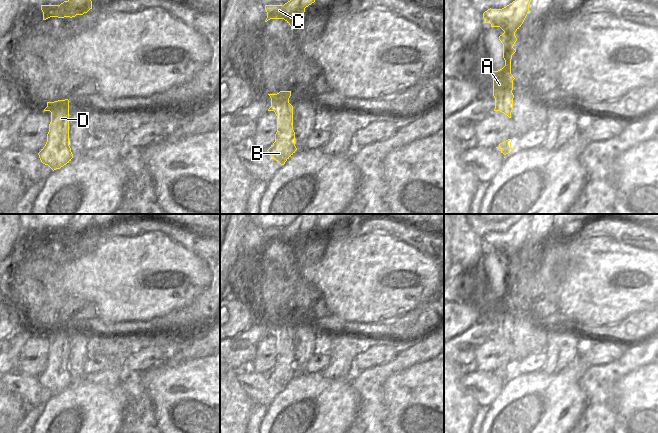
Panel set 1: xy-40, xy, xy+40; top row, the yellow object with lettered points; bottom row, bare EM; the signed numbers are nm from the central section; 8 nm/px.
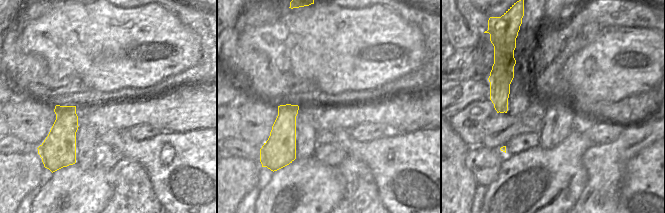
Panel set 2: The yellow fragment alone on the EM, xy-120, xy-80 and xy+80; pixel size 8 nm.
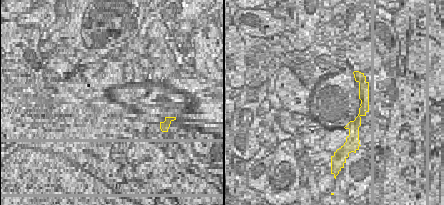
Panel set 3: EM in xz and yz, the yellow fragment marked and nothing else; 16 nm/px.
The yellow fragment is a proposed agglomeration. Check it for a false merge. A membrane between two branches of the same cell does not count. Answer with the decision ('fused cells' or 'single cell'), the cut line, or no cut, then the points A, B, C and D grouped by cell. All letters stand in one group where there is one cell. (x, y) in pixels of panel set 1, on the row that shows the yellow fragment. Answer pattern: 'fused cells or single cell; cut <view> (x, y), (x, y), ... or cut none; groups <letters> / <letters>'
single cell; cut none; groups A B C D

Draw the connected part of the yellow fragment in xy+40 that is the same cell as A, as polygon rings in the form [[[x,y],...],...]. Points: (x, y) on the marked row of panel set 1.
[[[515,0],[502,9],[488,9],[483,13],[485,23],[490,23],[491,27],[500,27],[504,33],[499,36],[503,44],[503,58],[505,66],[493,71],[493,96],[495,98],[494,111],[500,111],[511,118],[513,110],[513,80],[511,74],[511,59],[516,52],[513,48],[517,38],[515,32],[523,24],[528,12],[531,0]]]

